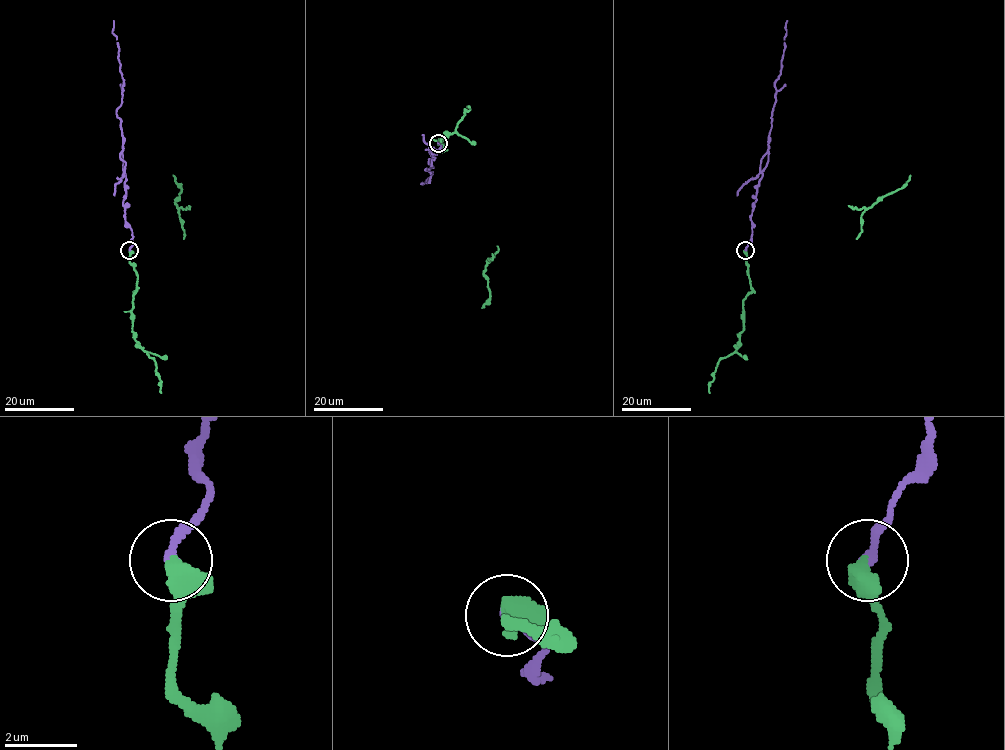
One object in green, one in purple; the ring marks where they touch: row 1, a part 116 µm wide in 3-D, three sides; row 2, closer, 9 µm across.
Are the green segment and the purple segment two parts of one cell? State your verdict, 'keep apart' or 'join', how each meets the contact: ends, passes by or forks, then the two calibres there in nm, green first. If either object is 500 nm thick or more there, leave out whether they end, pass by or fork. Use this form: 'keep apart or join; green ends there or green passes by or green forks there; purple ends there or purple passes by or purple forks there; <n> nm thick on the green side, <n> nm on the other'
join; 550 nm thick on the green side, 260 nm on the other

